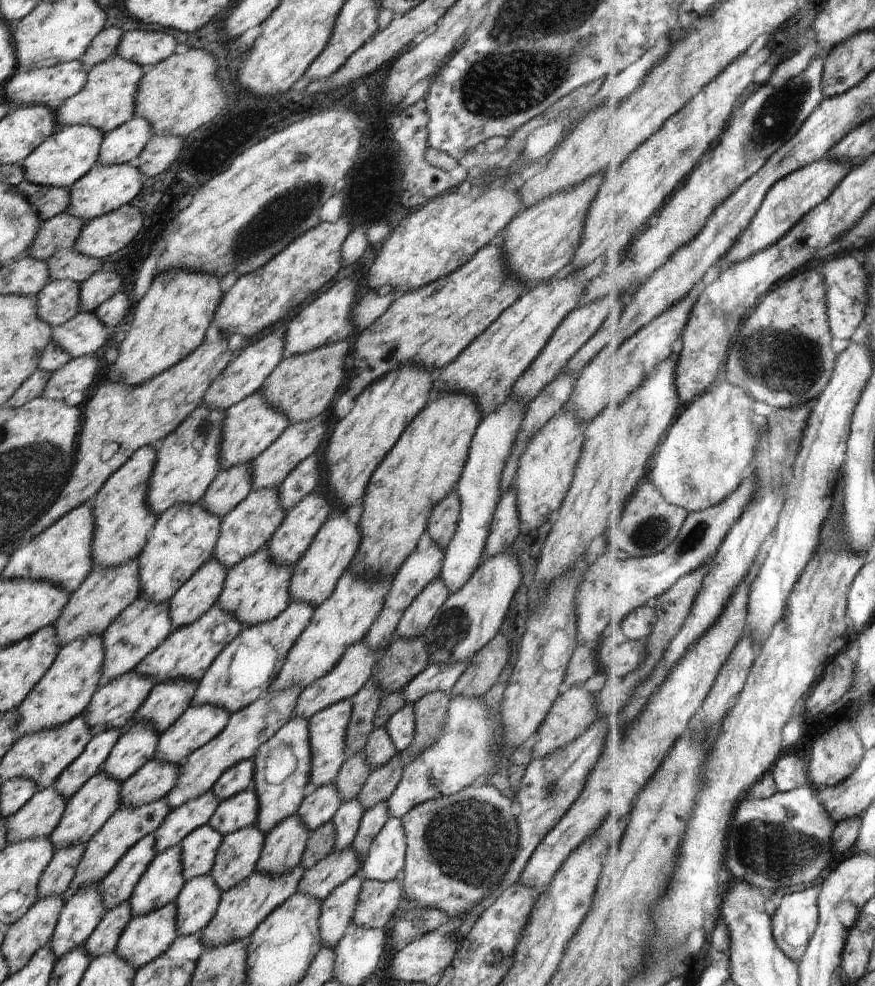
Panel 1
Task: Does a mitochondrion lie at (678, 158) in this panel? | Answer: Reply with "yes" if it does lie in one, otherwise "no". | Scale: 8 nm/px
no

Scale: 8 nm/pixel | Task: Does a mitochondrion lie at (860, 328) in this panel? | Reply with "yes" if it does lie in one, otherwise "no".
no

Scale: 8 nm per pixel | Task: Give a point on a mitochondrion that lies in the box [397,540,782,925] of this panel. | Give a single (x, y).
(469, 840)

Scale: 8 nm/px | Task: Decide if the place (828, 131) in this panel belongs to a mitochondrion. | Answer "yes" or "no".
yes

